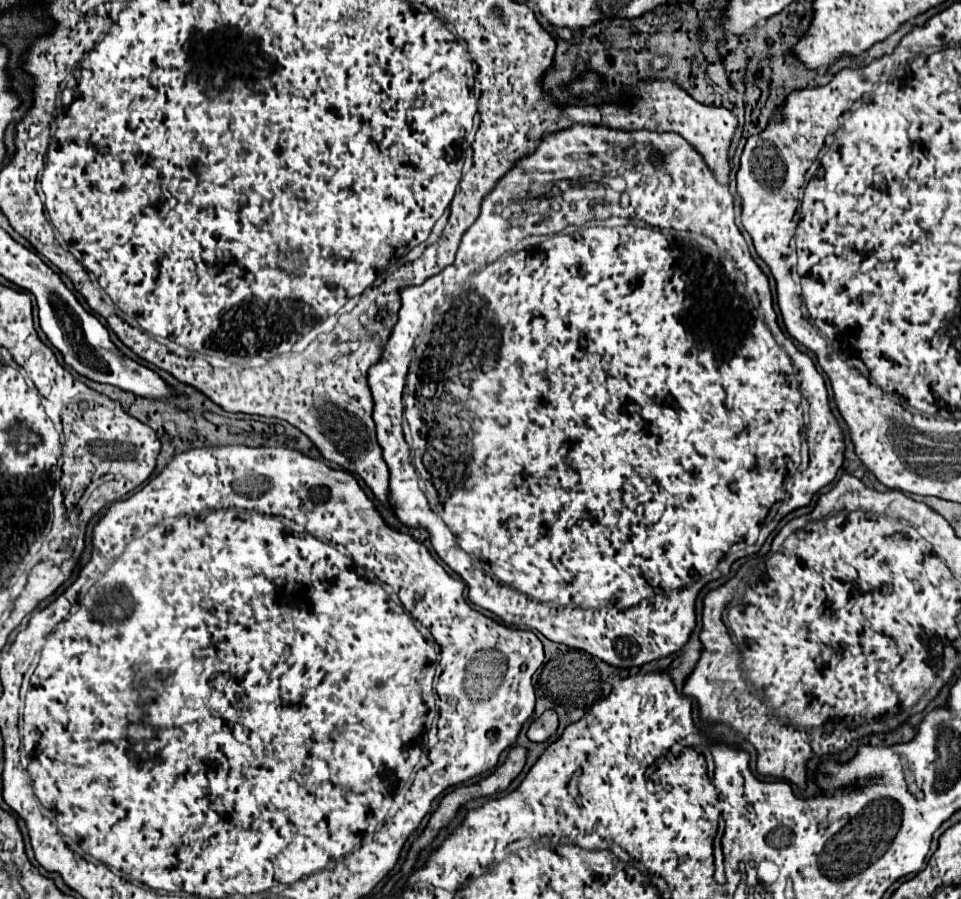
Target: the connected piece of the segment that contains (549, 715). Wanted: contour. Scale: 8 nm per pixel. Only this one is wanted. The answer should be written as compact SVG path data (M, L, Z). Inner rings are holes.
M547 710L543 712L537 720L531 722L527 730L527 737L536 743L545 742L548 738L557 732L558 727L558 716L553 712L553 710ZM555 728L555 730L553 730Z

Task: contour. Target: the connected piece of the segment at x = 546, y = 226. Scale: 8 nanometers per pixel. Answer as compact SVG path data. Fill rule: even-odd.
M585 124L585 126L573 126L573 128L567 128L567 130L561 130L561 132L555 132L555 134L549 134L543 138L543 142L539 144L537 152L531 154L531 156L525 156L523 160L519 160L519 164L515 166L515 170L507 172L499 184L497 184L497 190L493 190L491 194L485 196L483 204L481 204L481 214L479 218L471 224L471 228L463 234L463 240L461 240L461 246L457 250L457 258L451 266L447 266L443 272L439 272L437 276L431 276L427 278L423 284L419 286L409 286L405 290L401 290L401 300L403 300L403 306L399 310L399 322L393 326L393 332L391 332L391 338L389 342L385 344L385 350L383 350L383 356L381 360L369 368L369 388L371 388L371 394L373 394L373 402L375 402L375 408L373 408L373 420L375 420L375 426L377 426L377 440L383 448L383 458L391 470L391 486L389 486L389 492L391 492L391 502L397 510L397 518L409 526L409 528L427 528L429 536L431 536L431 546L433 550L437 552L437 556L465 582L467 590L469 590L469 600L489 612L493 612L505 626L519 626L519 628L529 628L529 630L537 630L541 632L545 638L549 638L551 642L557 642L557 644L565 644L569 648L577 648L577 650L583 650L591 656L597 656L599 660L611 664L611 666L617 666L617 668L631 668L631 666L641 666L641 664L647 664L647 662L653 662L653 660L661 660L661 658L667 658L671 654L675 654L677 650L681 650L685 646L685 642L689 640L689 634L691 630L695 628L695 598L699 594L699 590L709 582L709 574L712 572L712 579L716 580L718 577L727 575L730 572L732 564L742 558L751 554L757 553L761 546L766 541L770 533L777 527L780 520L789 514L791 510L795 508L801 508L801 506L807 506L811 502L812 497L825 486L825 482L831 482L837 474L837 468L839 464L843 462L843 442L841 442L841 428L837 424L837 420L833 418L831 414L831 408L829 408L829 400L827 400L827 389L825 386L824 378L821 378L821 374L815 370L815 365L811 358L803 352L799 352L791 340L785 342L785 350L781 350L781 346L777 344L777 340L773 338L769 326L765 326L765 312L769 306L765 304L771 304L771 290L769 290L769 284L767 284L767 278L765 274L761 272L761 268L755 264L755 260L751 258L749 254L749 248L743 240L743 234L739 232L737 224L735 224L735 210L733 210L733 196L729 192L727 186L719 184L711 170L705 166L703 158L699 156L699 152L687 142L683 140L679 134L675 132L665 132L665 134L659 134L659 132L649 132L649 130L637 130L637 132L617 132L617 130L611 130L611 128L603 128L603 126L593 126L593 124ZM609 174L617 174L621 178L625 178L627 182L627 194L629 194L629 206L625 210L621 210L619 218L617 216L605 216L605 218L599 218L599 214L553 214L553 210L547 208L547 204L541 204L541 200L549 200L551 194L537 194L541 192L543 186L533 186L533 184L553 184L553 182L561 182L561 180L579 180L579 178L603 178L603 176L609 176ZM689 236L691 236L691 302L689 302ZM405 392L405 418L411 426L411 434L413 434L413 444L411 444L411 450L415 454L415 462L411 462L409 458L409 446L403 438L403 402L401 402L401 394ZM805 394L805 400L809 404L809 410L807 410L807 416L809 416L809 422L805 424L803 420L803 408L801 408L801 400ZM805 424L805 442L809 446L809 466L805 470L797 470L801 458L799 458L799 450L801 450L801 428Z

